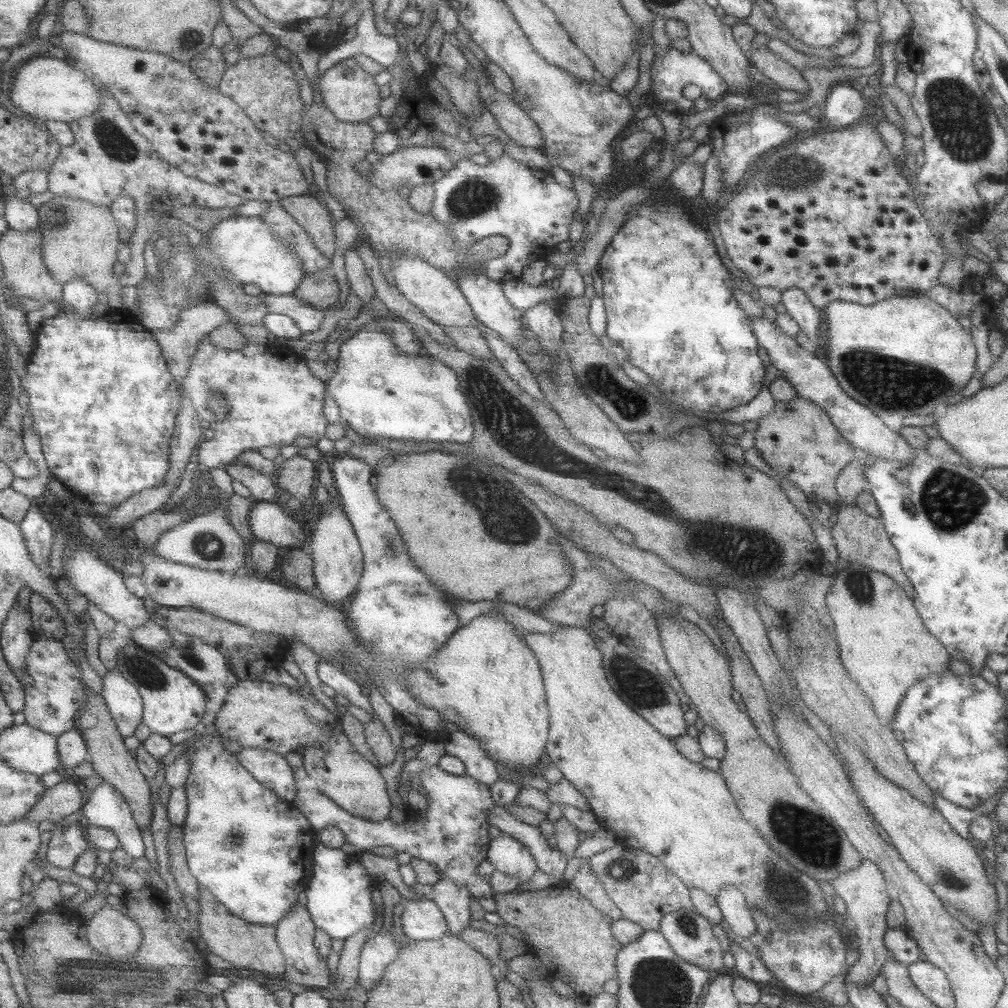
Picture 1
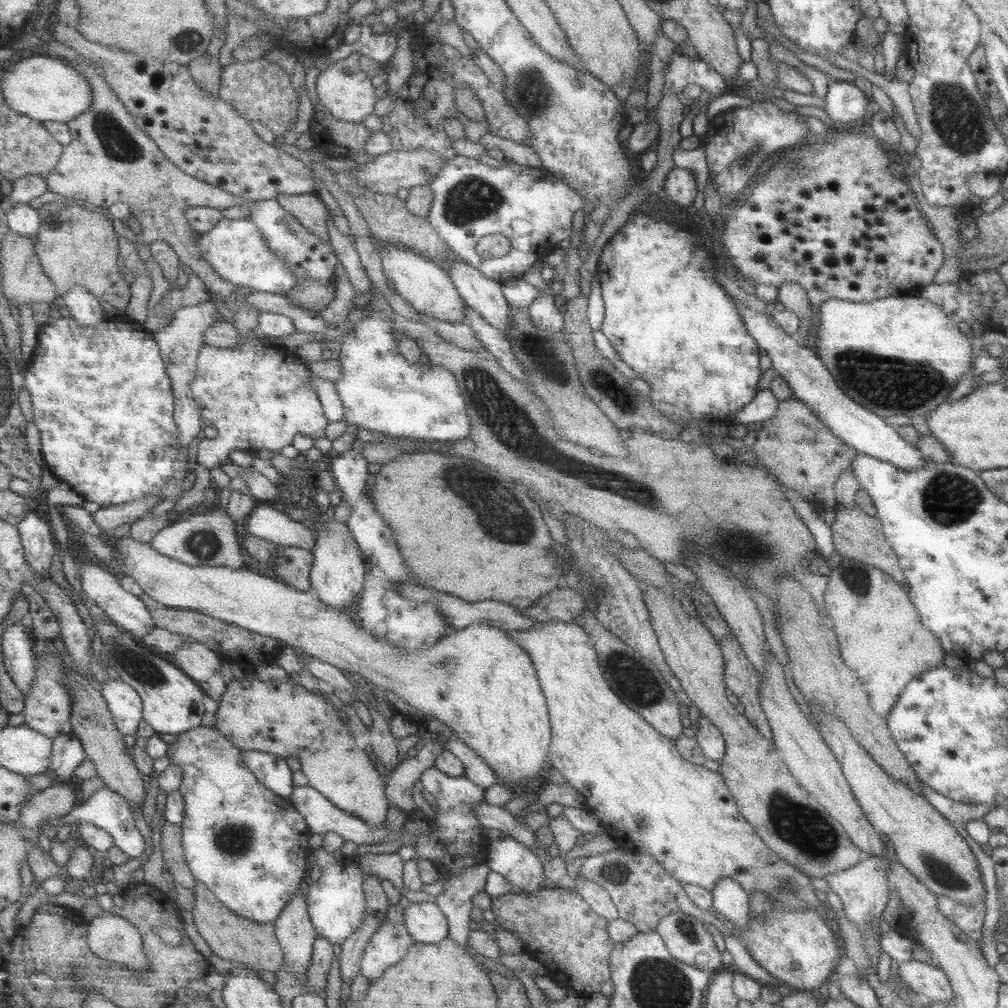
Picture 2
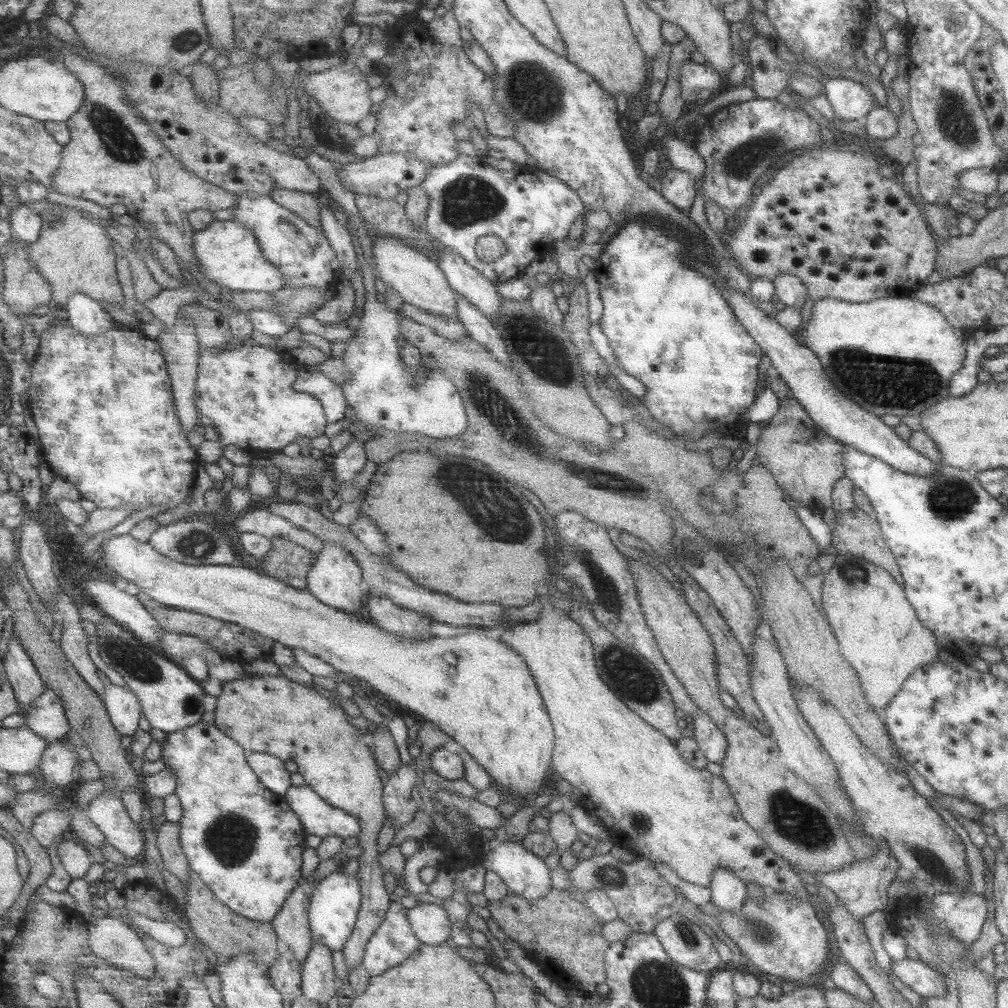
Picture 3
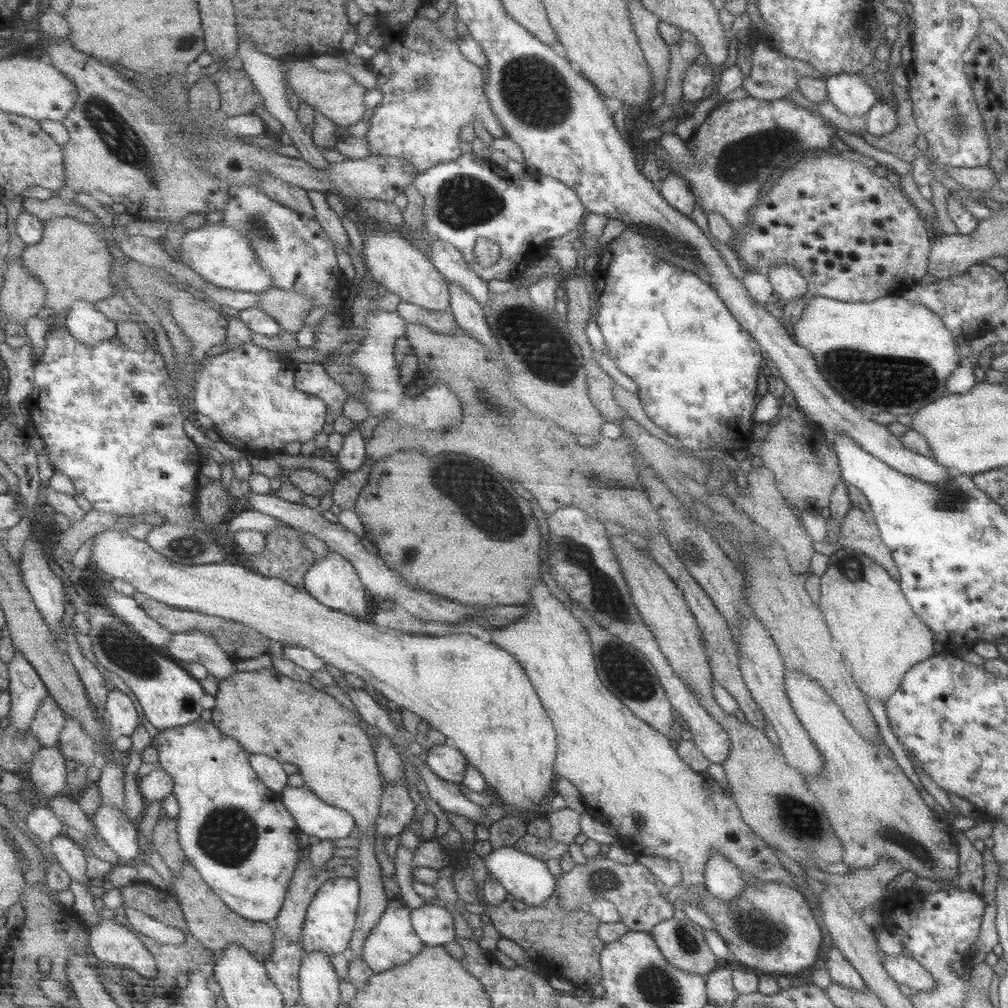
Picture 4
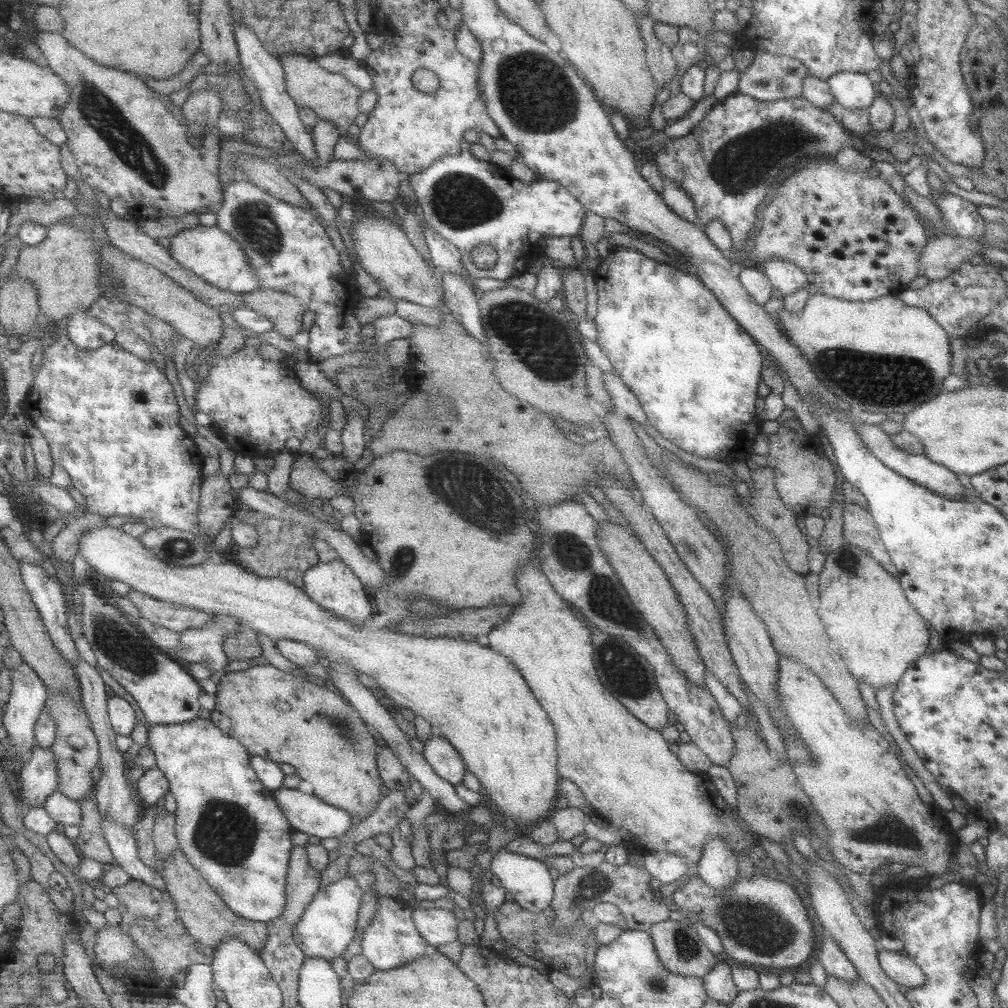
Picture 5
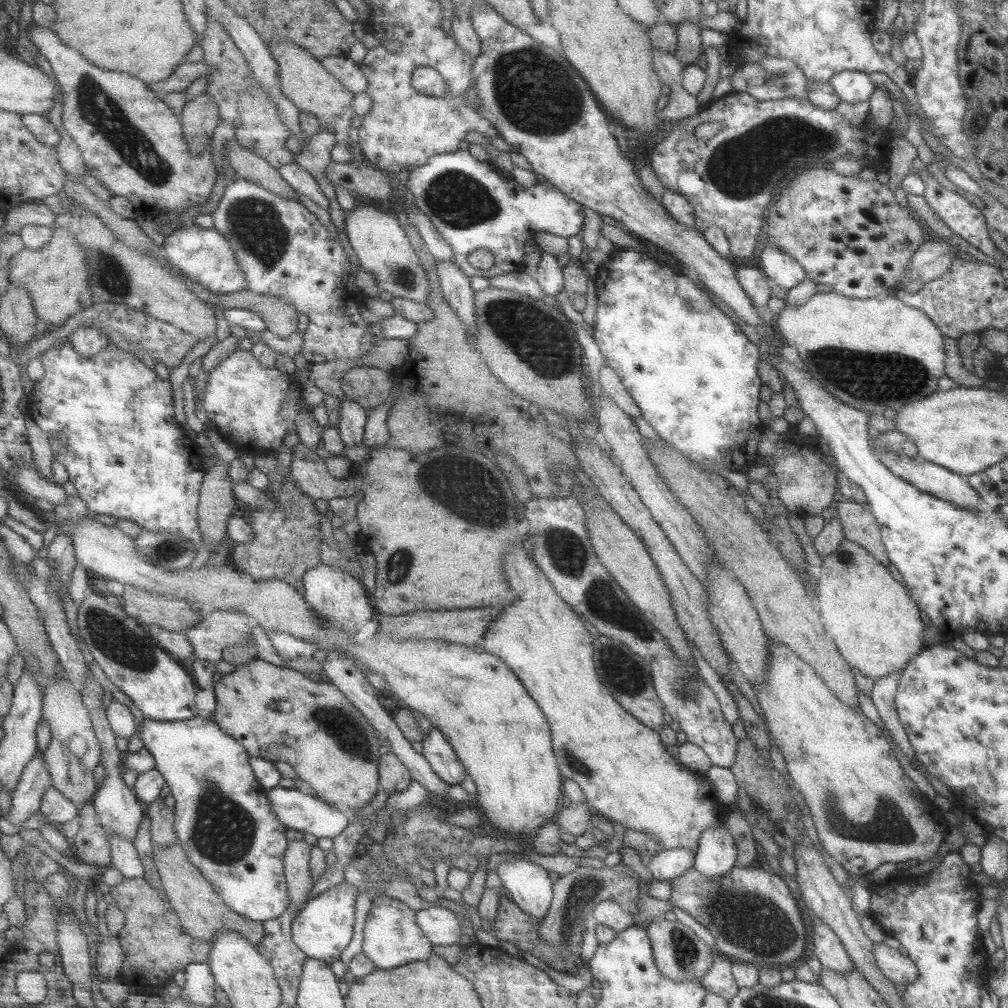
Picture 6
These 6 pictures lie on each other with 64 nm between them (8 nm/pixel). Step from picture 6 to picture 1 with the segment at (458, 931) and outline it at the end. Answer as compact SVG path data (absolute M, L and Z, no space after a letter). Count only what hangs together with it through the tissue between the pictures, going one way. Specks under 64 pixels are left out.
M429 896L427 900L405 903L401 912L403 931L410 940L439 940L450 927L441 907Z

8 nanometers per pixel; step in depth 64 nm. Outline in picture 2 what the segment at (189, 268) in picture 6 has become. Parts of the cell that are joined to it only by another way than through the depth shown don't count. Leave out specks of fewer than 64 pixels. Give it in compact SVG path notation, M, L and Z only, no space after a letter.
M223 218L214 230L199 235L197 241L202 256L221 274L222 278L237 287L249 287L253 291L285 293L298 286L298 277L286 262L270 248L260 226L251 220L229 220Z

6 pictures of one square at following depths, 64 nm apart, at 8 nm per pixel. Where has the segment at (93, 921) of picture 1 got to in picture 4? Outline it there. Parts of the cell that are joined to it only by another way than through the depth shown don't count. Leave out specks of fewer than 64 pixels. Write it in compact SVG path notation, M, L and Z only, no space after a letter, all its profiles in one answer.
M116 919L101 920L92 927L91 946L100 963L135 969L145 978L158 975L155 956L135 931L119 924Z

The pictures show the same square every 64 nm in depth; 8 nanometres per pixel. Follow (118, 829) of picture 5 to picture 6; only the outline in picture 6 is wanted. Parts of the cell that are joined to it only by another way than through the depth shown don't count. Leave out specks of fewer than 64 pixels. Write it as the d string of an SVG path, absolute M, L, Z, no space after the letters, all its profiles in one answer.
M121 835L109 836L112 846L112 866L117 868L127 878L143 878L145 866L139 858L139 851L136 843L121 837Z

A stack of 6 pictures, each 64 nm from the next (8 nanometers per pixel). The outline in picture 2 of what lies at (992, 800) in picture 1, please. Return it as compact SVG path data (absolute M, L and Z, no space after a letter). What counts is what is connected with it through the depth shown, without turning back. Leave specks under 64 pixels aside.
M921 782L921 796L925 798L925 800L927 800L927 802L929 802L929 804L931 804L933 808L935 808L936 812L939 812L939 814L941 814L941 816L945 818L945 821L947 823L950 823L951 826L953 826L955 830L957 830L957 832L961 834L963 839L967 842L969 849L971 850L971 852L973 852L973 855L975 856L975 860L977 861L977 867L979 868L979 873L981 873L983 889L985 889L985 900L983 901L985 906L985 916L983 918L983 925L981 926L981 938L979 938L984 943L983 947L981 948L981 954L983 958L985 958L987 965L991 966L991 968L994 968L994 965L997 962L1001 961L1001 958L996 951L996 942L993 939L993 929L997 925L1000 908L997 890L995 888L994 862L989 855L986 855L984 853L980 845L967 834L967 831L965 831L965 824L967 824L967 822L970 822L971 820L979 820L981 818L985 818L987 812L989 812L989 810L992 810L992 807L988 806L988 804L963 804L963 802L955 802L955 800L947 798L947 796L943 796L942 794L935 792L935 790L929 788L929 786L925 786L923 782Z

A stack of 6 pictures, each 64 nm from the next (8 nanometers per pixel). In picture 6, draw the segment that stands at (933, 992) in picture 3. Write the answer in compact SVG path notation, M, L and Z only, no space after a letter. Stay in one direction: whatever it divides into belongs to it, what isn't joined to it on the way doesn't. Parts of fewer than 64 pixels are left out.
M873 943L871 952L876 966L891 982L907 985L917 978L917 967L909 958L901 956L898 950L883 943Z

